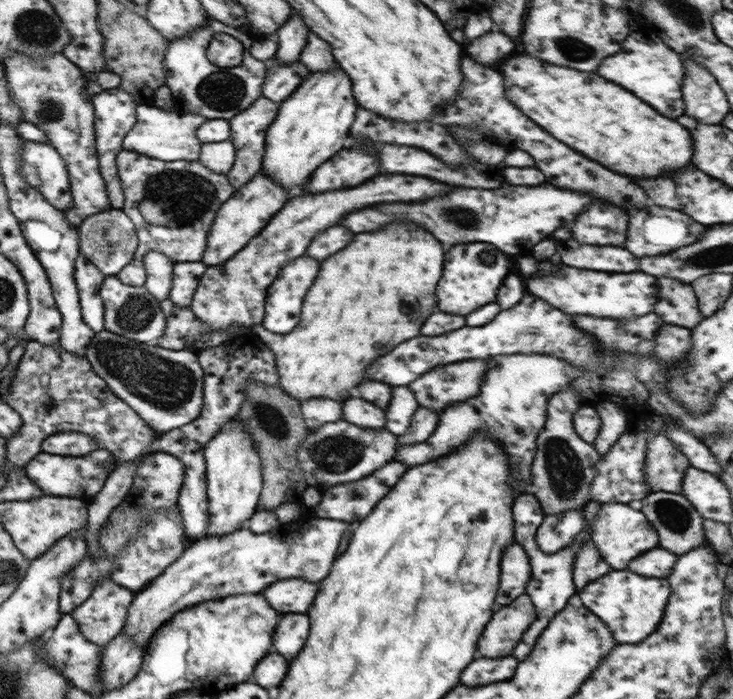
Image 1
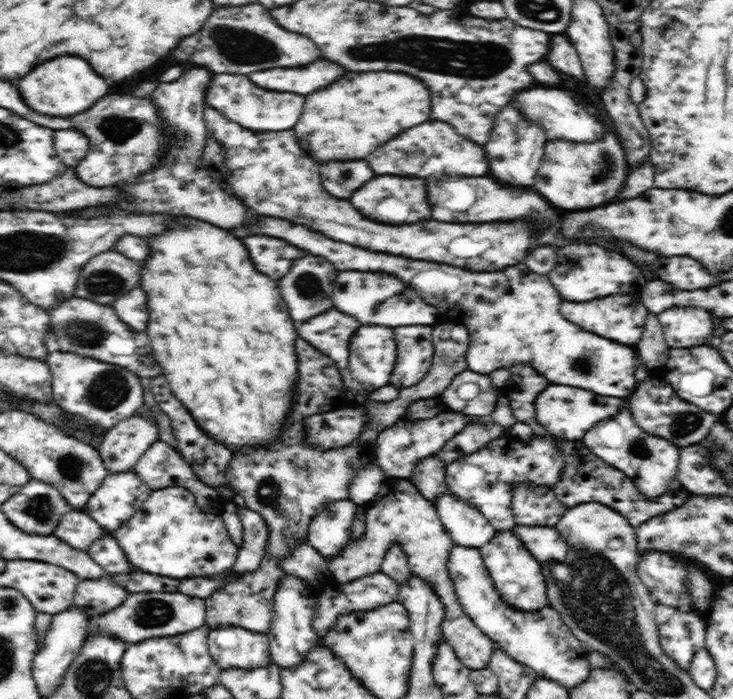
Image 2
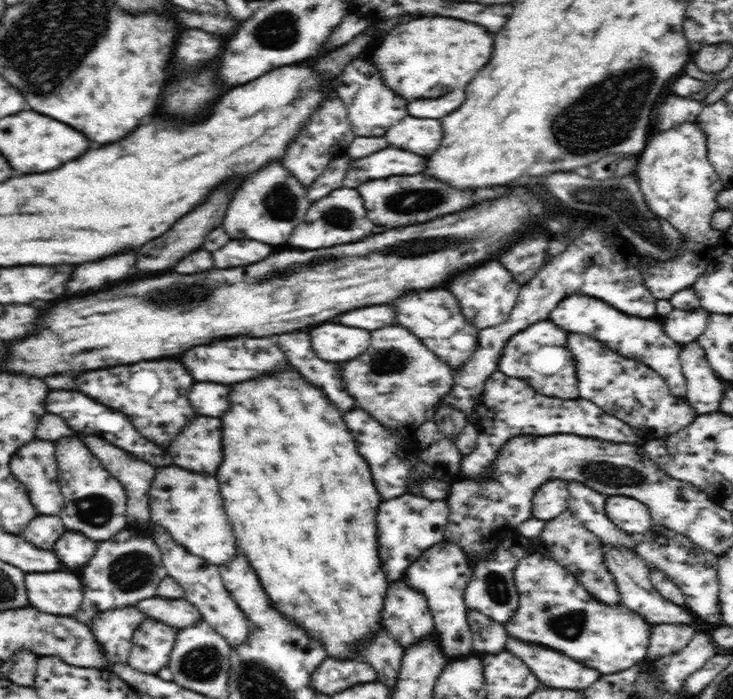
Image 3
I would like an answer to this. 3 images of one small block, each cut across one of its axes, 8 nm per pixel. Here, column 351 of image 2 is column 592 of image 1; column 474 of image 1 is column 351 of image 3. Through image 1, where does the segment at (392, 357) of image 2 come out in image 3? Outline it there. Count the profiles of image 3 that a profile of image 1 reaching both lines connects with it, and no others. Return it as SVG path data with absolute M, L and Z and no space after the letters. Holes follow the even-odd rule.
M322 324L310 332L312 348L322 360L346 362L364 354L370 344L370 332L342 324Z

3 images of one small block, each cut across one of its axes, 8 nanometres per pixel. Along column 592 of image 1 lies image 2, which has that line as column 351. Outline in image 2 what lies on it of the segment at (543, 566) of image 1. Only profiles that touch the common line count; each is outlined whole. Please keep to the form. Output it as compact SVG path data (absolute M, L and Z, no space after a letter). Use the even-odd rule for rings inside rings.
M350 499L335 500L311 518L307 541L324 558L334 558L348 546L357 507Z

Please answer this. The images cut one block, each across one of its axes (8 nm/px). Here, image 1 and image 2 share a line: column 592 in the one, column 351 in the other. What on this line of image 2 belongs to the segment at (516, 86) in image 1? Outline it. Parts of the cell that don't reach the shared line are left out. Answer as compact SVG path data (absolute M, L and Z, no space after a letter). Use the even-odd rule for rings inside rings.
M348 72L346 76L336 80L336 84L330 84L326 90L306 96L304 112L294 126L294 132L300 146L310 154L310 158L316 158L318 162L362 160L370 152L374 152L376 146L392 140L406 128L422 124L424 120L430 120L428 88L416 82L412 76L406 76L402 72Z

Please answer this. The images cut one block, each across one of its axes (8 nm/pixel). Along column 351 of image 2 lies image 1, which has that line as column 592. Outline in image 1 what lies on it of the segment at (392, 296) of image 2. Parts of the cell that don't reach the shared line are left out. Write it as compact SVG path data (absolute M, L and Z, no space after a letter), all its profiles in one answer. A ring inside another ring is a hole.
M560 264L560 276L546 276L546 278L530 278L526 282L528 290L552 304L554 308L566 314L590 314L600 318L630 318L630 316L644 316L654 312L658 302L660 286L654 276L644 272L632 274L608 274L608 272L588 272Z

